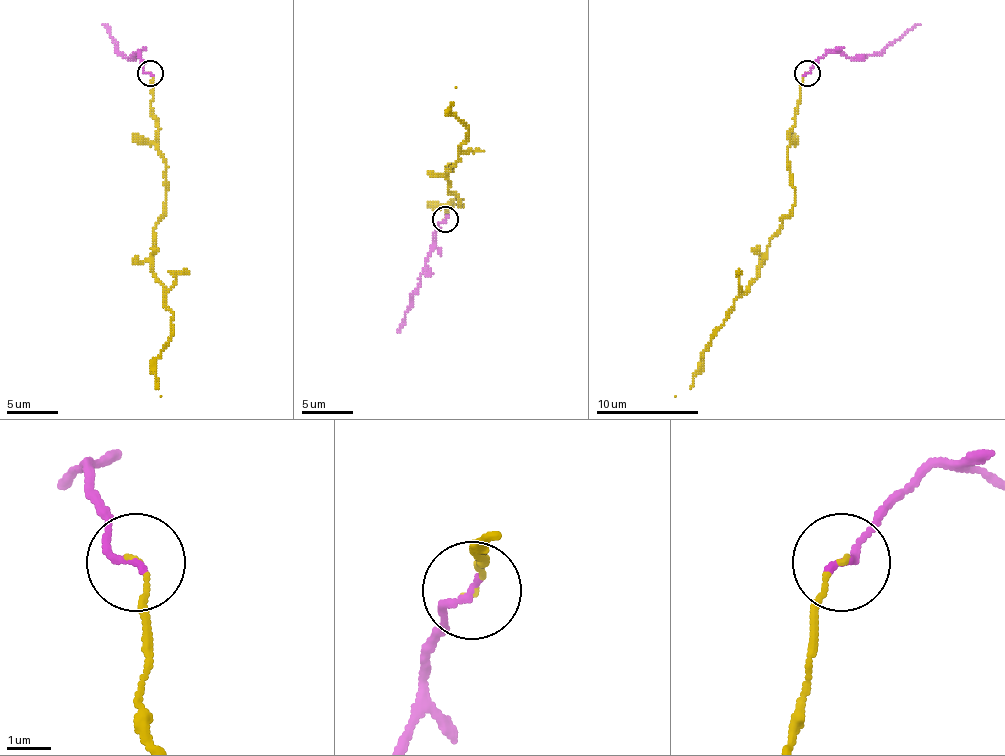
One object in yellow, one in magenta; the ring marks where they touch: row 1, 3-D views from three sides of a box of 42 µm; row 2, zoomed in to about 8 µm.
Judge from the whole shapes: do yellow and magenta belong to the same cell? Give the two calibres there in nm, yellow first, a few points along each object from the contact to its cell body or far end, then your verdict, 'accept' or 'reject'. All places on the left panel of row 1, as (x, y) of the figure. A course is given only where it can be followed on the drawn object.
calibres 90 and 170 nm; course yellow (150, 73), (150, 113), (166, 164), (153, 276), (173, 315), (173, 335), (156, 360), (161, 396); course magenta (150, 73), (143, 70), (138, 52), (133, 57), (122, 55), (102, 24); reject

